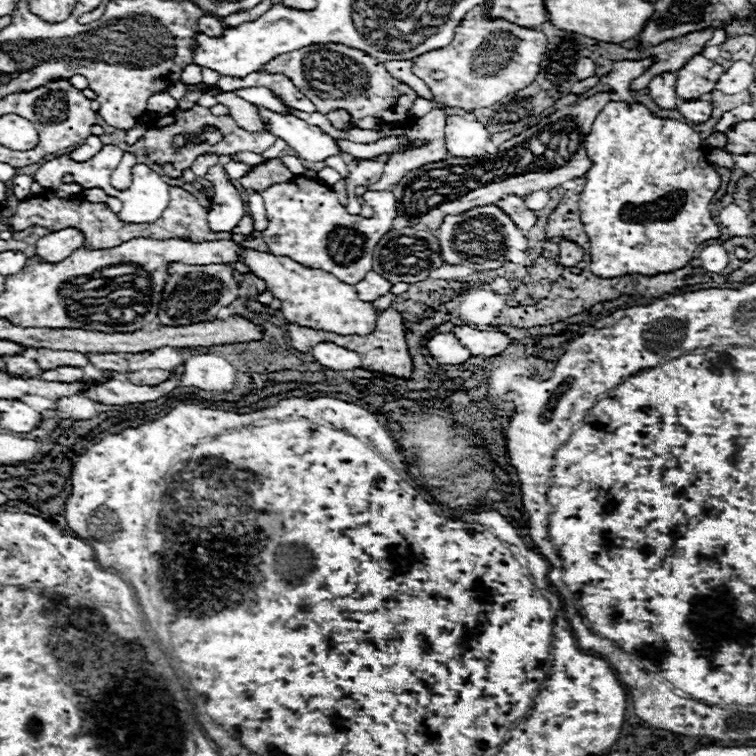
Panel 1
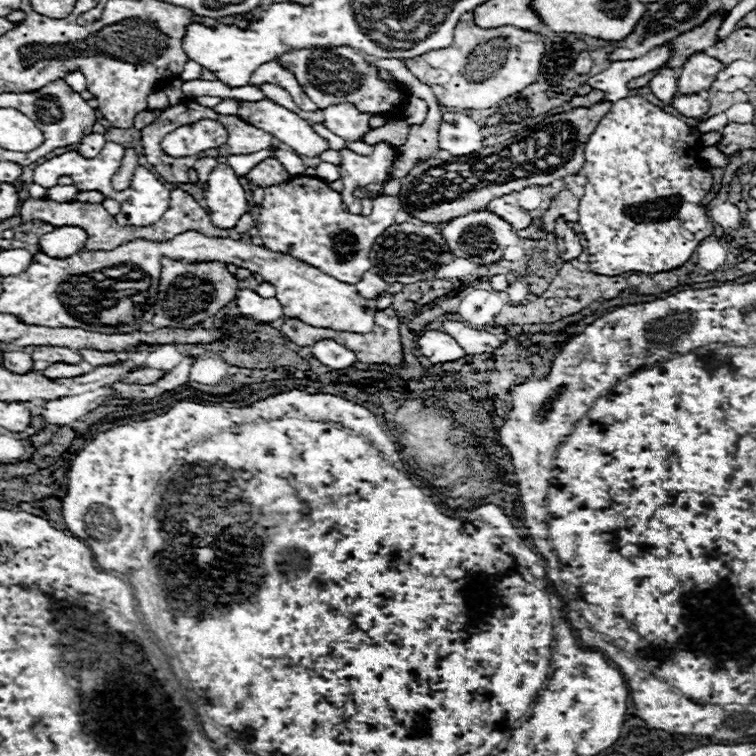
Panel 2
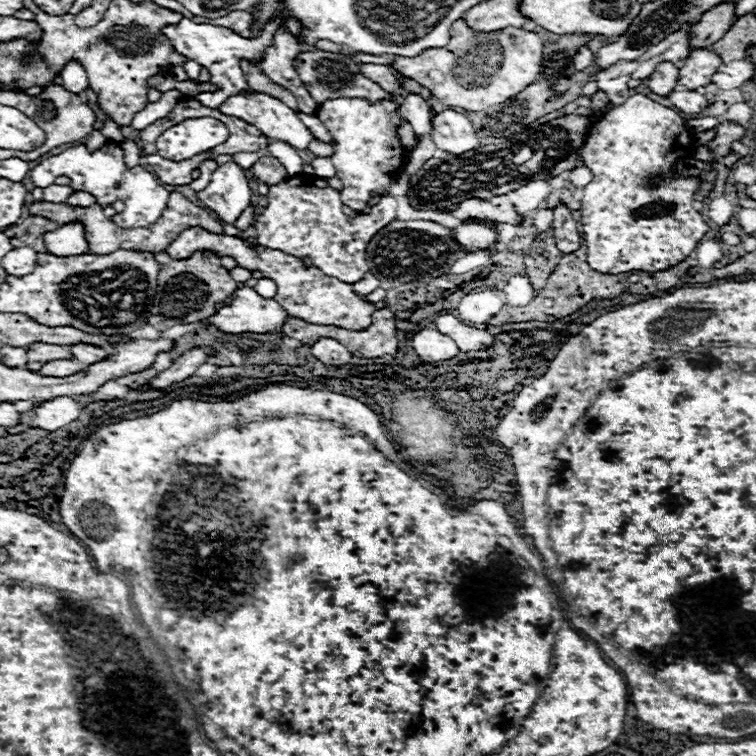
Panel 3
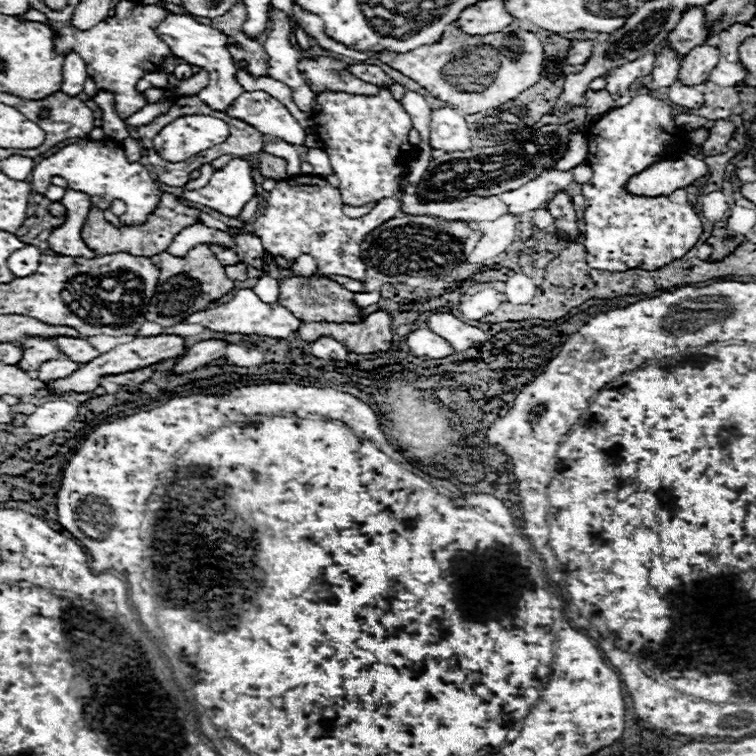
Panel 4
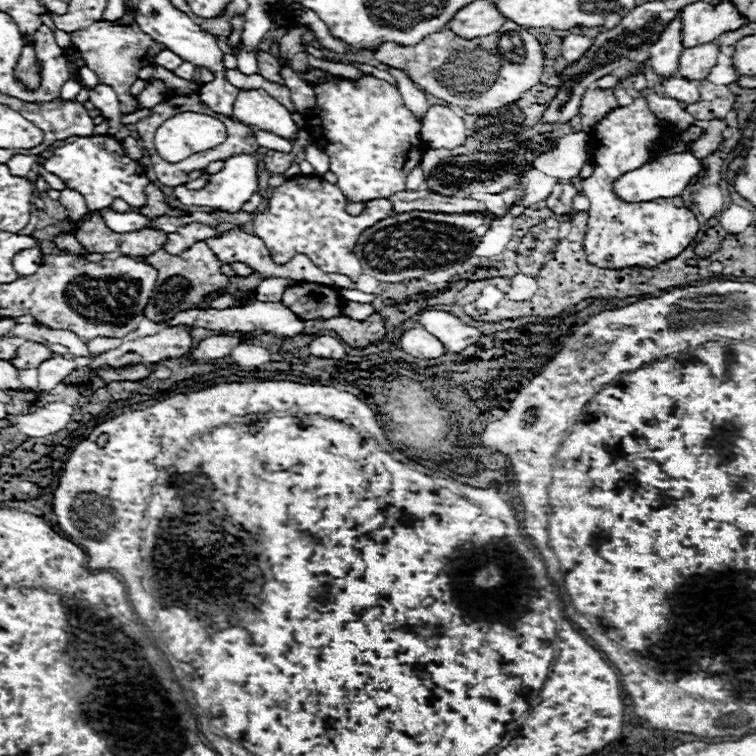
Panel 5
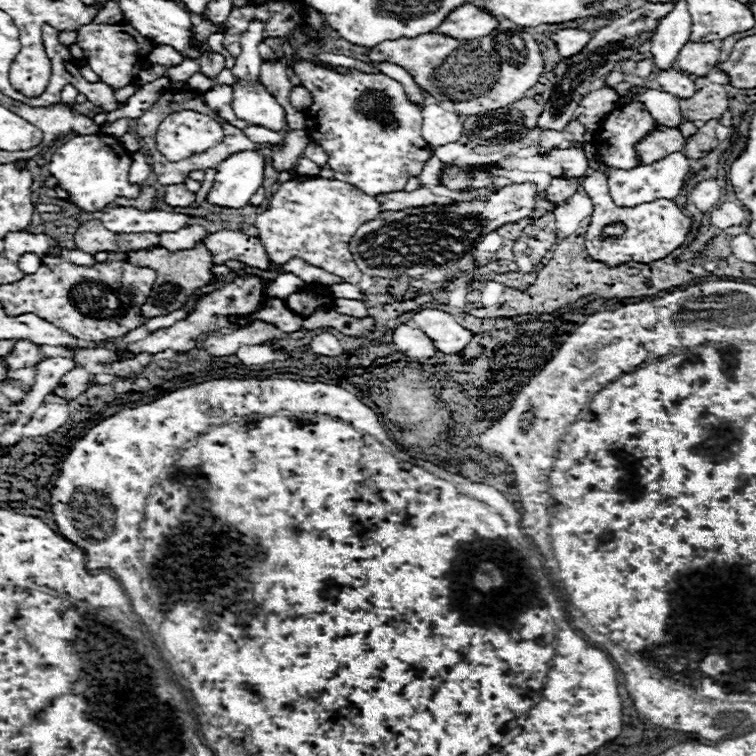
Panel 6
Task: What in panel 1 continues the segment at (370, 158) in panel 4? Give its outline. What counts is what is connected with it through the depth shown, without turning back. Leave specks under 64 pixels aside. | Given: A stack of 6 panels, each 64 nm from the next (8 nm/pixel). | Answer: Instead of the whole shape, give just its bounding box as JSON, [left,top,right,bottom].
[326,110,388,214]

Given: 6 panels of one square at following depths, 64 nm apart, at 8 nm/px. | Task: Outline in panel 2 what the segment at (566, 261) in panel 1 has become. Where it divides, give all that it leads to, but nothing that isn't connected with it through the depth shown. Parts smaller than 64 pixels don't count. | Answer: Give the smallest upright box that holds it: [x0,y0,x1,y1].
[554,218,582,260]

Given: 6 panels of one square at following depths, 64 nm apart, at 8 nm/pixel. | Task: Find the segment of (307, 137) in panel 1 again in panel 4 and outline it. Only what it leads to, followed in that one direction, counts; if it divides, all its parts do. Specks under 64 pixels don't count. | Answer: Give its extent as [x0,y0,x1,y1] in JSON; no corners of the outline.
[228,90,306,144]

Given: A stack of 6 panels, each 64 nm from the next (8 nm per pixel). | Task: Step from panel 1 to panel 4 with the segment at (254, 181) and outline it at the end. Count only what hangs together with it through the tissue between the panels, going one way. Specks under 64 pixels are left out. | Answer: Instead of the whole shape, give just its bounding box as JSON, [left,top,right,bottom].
[260,152,288,180]

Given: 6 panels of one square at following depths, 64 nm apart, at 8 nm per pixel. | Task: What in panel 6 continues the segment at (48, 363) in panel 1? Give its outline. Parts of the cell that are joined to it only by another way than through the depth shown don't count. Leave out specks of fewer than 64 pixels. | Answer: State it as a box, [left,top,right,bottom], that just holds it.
[4,340,40,370]

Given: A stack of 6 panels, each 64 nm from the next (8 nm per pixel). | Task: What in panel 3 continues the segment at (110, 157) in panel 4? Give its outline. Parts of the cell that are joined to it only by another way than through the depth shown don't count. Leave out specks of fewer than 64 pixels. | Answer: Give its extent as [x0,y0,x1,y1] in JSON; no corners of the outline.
[30,142,170,228]

